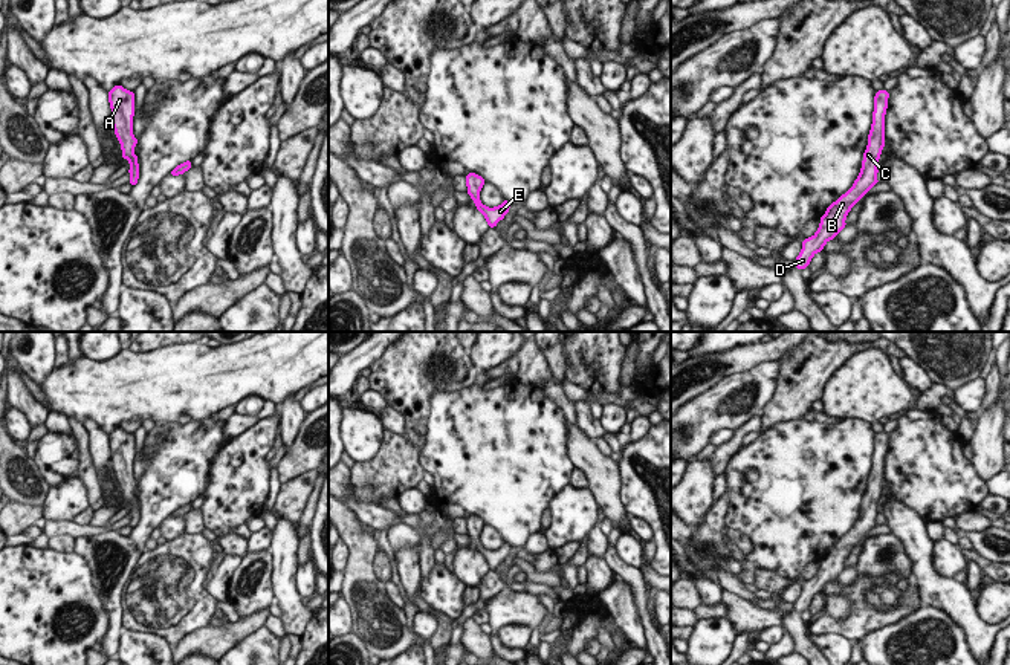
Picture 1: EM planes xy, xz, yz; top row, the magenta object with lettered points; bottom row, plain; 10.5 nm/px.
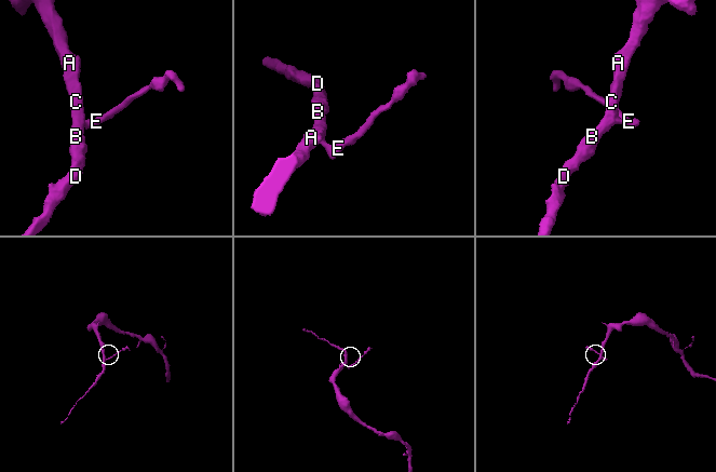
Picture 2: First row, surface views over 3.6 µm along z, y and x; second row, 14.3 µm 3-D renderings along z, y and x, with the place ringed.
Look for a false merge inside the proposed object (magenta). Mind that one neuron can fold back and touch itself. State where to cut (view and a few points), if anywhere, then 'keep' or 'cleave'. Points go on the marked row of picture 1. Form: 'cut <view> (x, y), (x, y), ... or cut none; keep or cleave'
cut none; keep

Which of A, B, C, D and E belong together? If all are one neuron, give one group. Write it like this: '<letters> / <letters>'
A B C D E

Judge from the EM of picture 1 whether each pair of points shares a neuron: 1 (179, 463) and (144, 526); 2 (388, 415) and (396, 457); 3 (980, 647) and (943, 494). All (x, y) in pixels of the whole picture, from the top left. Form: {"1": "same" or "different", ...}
{"1": "same", "2": "different", "3": "different"}

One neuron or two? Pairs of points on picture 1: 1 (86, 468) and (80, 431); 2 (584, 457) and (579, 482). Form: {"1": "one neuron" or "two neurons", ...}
{"1": "one neuron", "2": "two neurons"}

